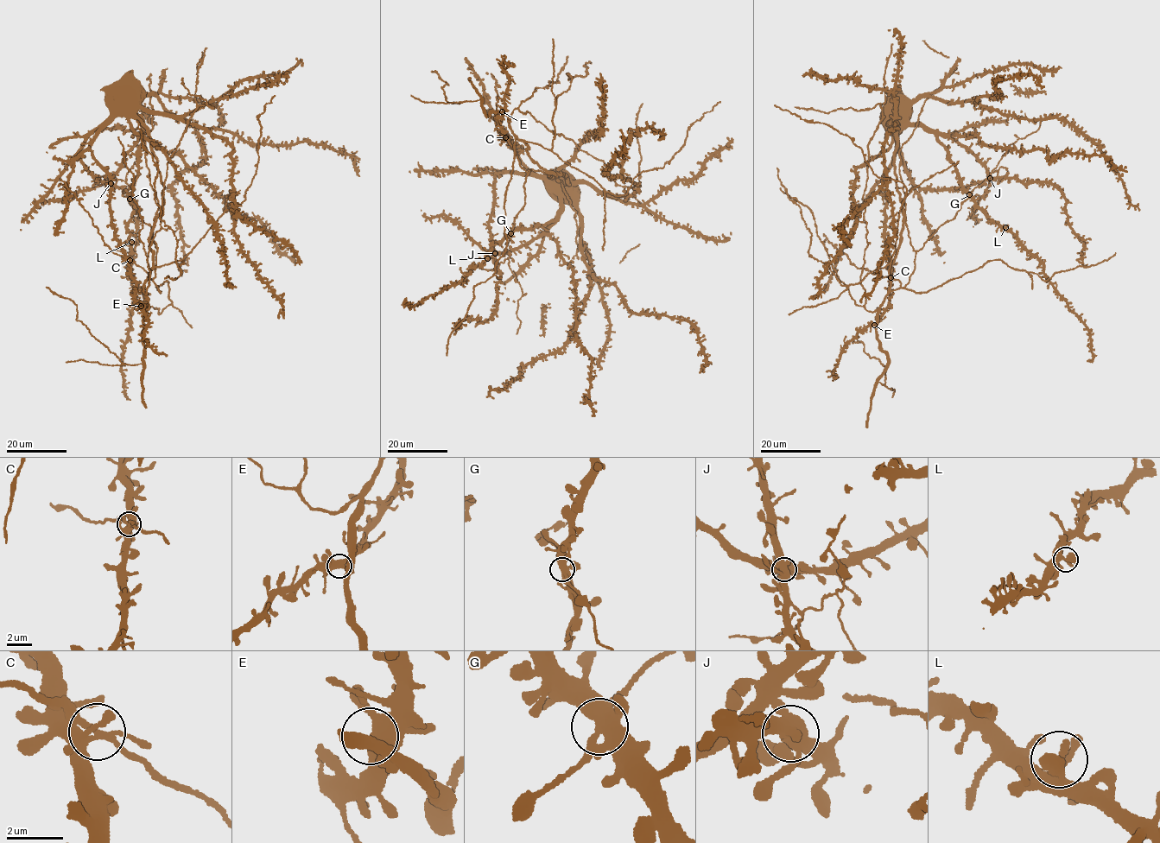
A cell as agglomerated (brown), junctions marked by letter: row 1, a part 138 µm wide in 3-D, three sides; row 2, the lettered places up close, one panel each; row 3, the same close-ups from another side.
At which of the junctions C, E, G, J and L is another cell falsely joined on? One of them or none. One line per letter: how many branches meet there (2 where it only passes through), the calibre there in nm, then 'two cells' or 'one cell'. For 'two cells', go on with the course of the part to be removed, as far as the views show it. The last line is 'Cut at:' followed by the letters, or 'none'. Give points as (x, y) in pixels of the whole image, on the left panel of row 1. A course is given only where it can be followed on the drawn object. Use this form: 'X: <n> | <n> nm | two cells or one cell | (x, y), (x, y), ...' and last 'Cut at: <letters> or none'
C: 5 | 280 nm | one cell
E: 5 | 400 nm | one cell
G: 5 | 480 nm | one cell
J: 5 | 480 nm | one cell
L: 4 | 240 nm | one cell
Cut at: none

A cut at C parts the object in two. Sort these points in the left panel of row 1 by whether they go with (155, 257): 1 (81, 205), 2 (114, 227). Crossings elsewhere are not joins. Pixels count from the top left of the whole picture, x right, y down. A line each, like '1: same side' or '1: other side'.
1: other side
2: same side

